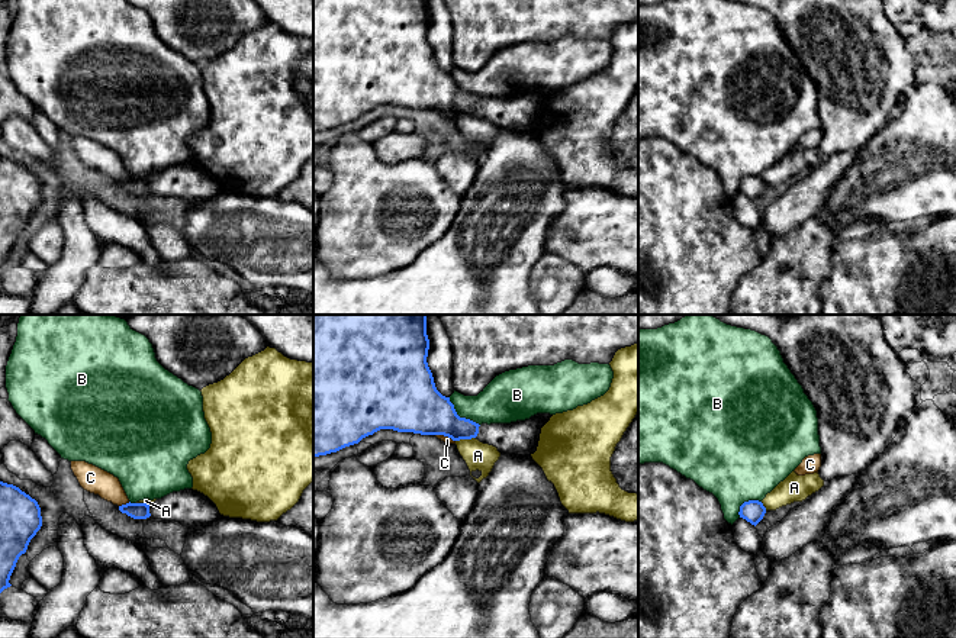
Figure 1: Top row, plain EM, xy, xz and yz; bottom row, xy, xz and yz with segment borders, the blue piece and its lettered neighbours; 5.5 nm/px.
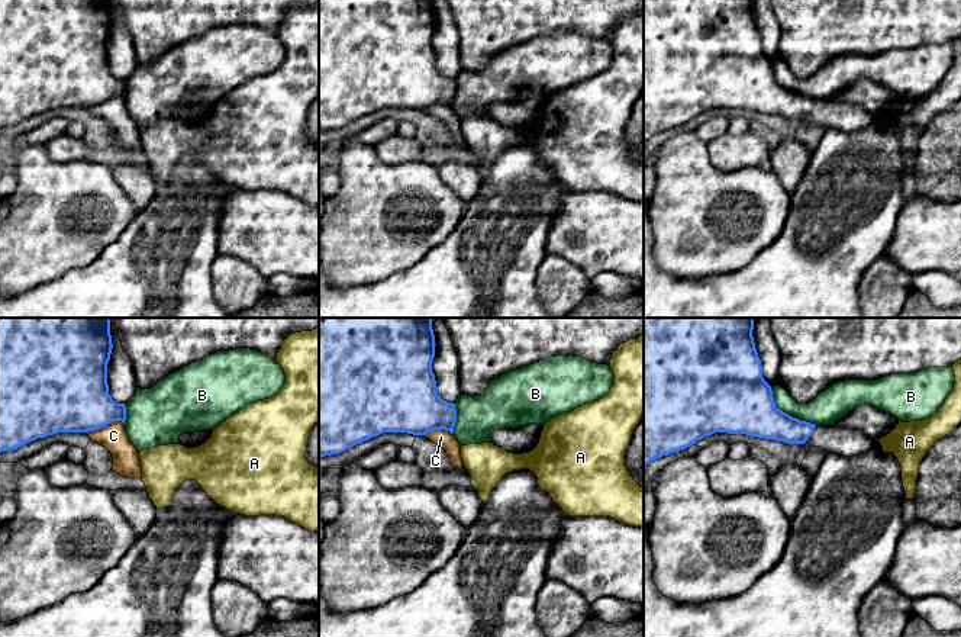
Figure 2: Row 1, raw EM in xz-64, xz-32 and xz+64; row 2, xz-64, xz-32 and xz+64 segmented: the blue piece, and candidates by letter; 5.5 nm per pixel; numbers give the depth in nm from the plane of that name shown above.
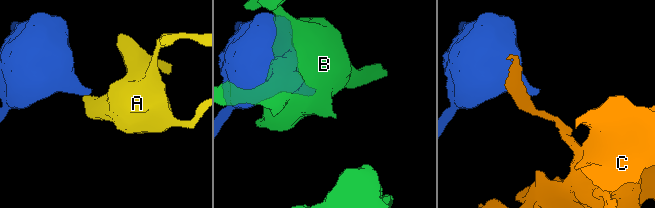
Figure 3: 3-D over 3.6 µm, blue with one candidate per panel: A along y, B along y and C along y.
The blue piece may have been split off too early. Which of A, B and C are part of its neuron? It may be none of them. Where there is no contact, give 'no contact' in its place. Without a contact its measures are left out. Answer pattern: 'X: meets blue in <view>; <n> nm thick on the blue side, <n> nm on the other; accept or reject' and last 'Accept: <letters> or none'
A: meets blue in xz; 240 nm thick on the blue side, 160 nm on the other; reject
B: meets blue in xz; 300 nm thick on the blue side, 240 nm on the other; reject
C: meets blue in xy; 100 nm thick on the blue side, 140 nm on the other; reject
Accept: none

